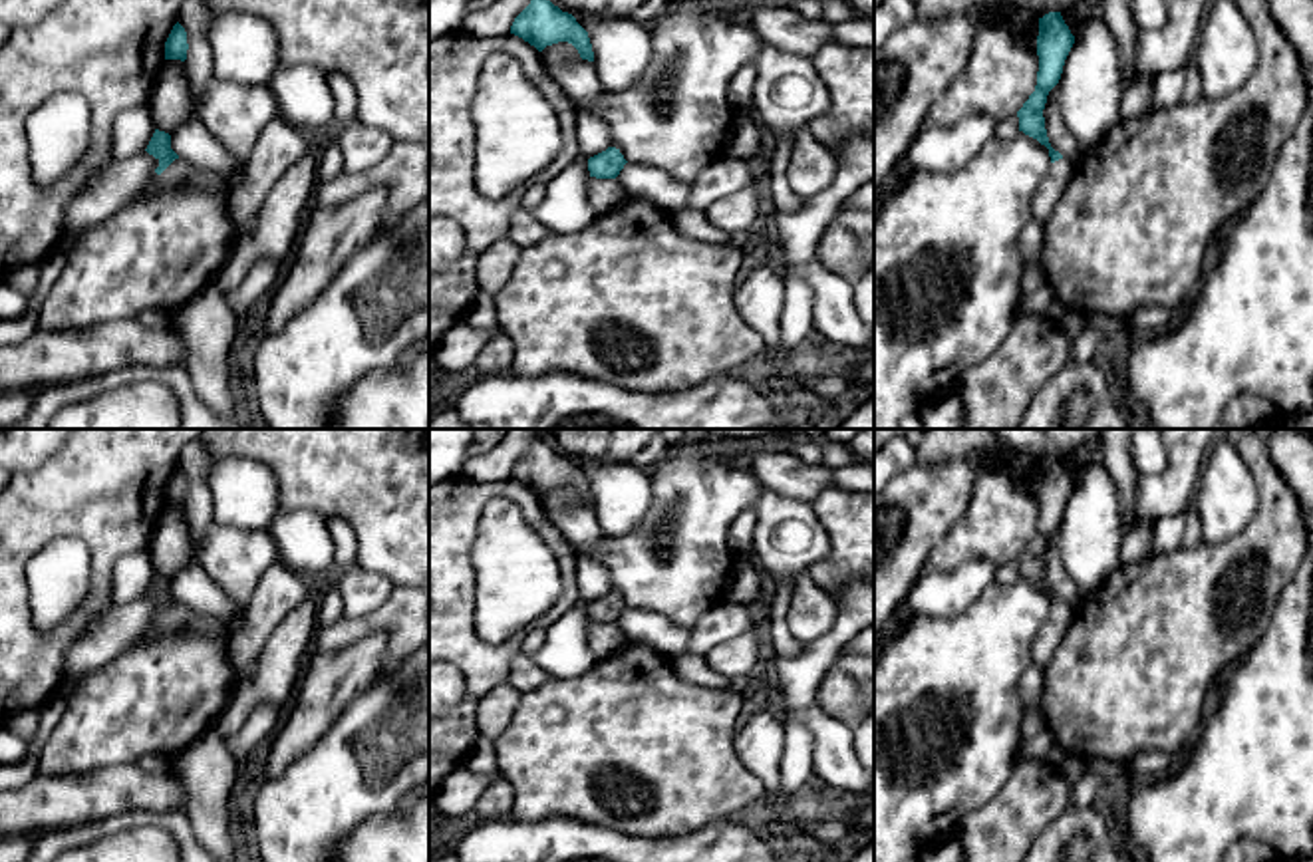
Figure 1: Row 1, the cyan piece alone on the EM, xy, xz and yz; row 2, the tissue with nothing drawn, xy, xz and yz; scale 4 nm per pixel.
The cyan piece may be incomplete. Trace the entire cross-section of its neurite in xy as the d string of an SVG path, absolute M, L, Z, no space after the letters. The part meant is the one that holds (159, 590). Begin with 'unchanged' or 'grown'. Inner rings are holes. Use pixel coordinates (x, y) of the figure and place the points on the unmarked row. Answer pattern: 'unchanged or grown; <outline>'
grown; M155 574L145 596L159 606L159 612L155 614L157 620L145 640L183 634L183 632L195 632L207 636L230 636L230 628L224 626L220 620L207 618L183 606L171 594L171 580L165 576Z

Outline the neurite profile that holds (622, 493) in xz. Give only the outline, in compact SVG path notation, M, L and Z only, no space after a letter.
M596 459L574 463L588 477L602 532L612 538L634 532L654 501L650 475L632 463Z

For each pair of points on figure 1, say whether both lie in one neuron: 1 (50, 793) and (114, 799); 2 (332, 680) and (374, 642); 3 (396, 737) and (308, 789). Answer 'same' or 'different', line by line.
1: same
2: same
3: same

